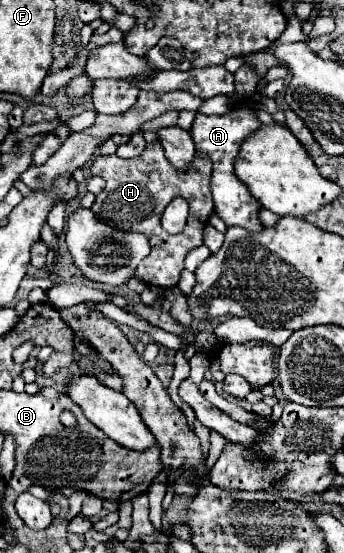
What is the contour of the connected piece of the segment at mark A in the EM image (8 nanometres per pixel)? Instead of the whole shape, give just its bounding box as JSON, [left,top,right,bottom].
[190,104,262,232]

